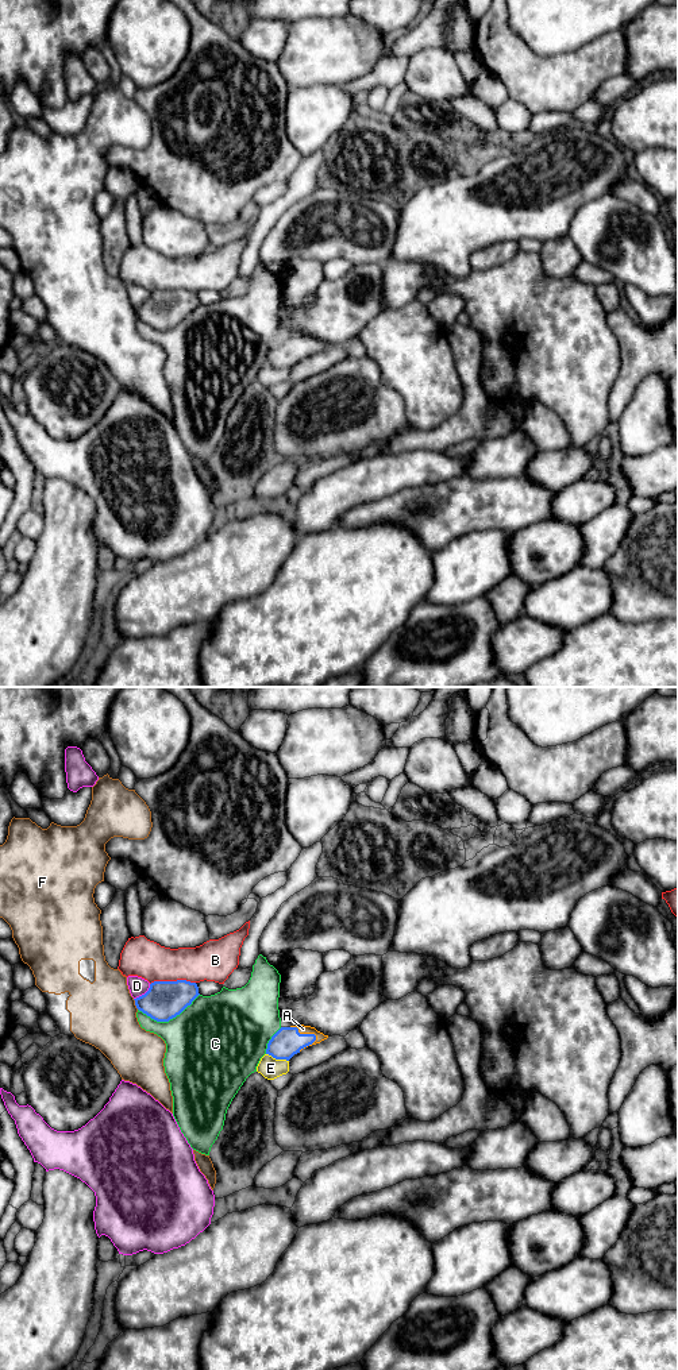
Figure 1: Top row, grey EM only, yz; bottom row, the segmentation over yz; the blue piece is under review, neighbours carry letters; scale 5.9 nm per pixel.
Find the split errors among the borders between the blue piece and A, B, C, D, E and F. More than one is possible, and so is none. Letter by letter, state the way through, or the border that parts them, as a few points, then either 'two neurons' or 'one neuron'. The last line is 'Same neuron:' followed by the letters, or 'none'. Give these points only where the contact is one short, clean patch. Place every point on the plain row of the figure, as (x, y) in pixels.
A: one neuron
B: two neurons
C: two neurons
D: two neurons
E: two neurons
F: two neurons
Same neuron: A

